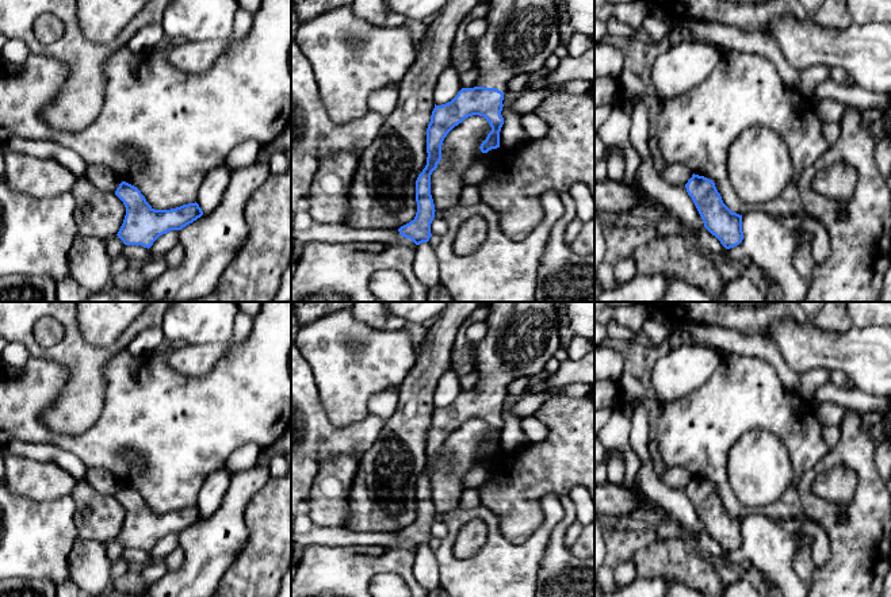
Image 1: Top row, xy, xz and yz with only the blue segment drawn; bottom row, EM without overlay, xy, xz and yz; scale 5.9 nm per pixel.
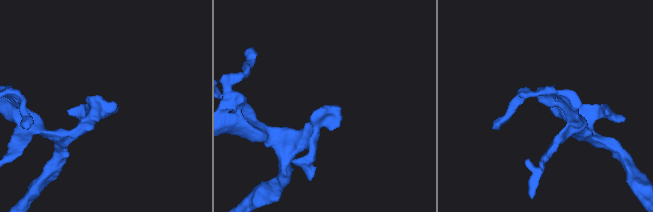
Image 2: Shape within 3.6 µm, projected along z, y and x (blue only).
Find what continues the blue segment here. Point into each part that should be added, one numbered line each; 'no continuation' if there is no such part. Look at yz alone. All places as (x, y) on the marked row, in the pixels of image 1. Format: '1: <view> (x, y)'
no continuation

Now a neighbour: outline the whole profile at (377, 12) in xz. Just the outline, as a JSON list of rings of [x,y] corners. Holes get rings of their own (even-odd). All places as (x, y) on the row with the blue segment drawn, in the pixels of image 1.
[[[352,0],[351,8],[357,18],[379,27],[398,27],[406,23],[406,18],[394,12],[385,0]]]

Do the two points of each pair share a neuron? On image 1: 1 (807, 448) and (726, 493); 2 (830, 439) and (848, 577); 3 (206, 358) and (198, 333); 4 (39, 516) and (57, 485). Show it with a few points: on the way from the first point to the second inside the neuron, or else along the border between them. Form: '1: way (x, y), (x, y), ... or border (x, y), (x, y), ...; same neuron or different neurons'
1: way (773, 420), (744, 420), (719, 444), (719, 459); same neuron
2: border (840, 425), (840, 439), (830, 448); different neurons
3: border (232, 332), (232, 336), (221, 343), (187, 344); different neurons
4: border (16, 494), (34, 500), (58, 500), (69, 496); different neurons

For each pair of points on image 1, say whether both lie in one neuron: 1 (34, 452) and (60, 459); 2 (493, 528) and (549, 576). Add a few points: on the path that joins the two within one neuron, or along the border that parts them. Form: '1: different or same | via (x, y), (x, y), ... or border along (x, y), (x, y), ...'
1: same | via (41, 452), (53, 455)
2: different | border along (550, 538), (536, 582)

